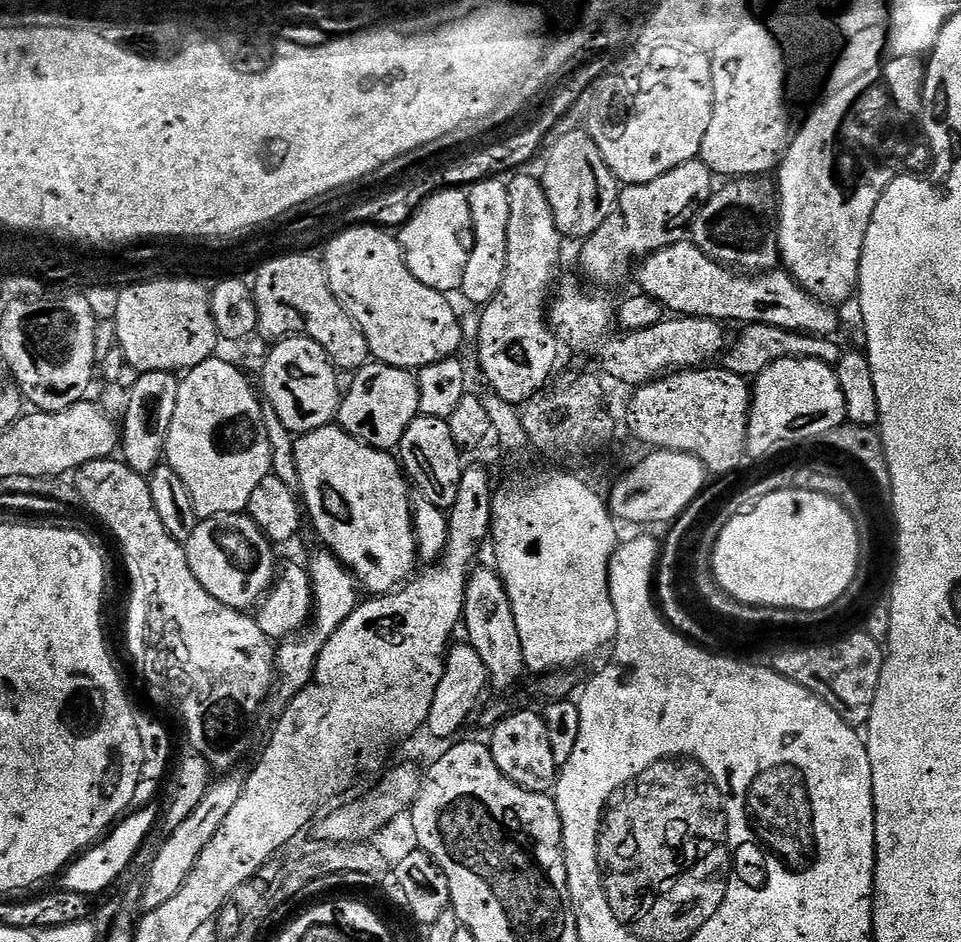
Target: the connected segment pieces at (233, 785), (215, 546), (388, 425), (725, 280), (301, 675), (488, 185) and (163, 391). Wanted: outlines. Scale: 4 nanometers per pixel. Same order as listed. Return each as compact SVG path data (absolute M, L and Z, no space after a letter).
M230 774L221 777L220 781L217 779L191 816L186 818L172 835L165 837L165 840L159 845L156 855L149 863L150 870L146 882L144 881L142 904L147 911L152 911L158 906L162 906L163 902L170 901L182 888L182 883L189 877L190 871L201 857L202 850L209 845L210 839L214 838L214 834L221 828L222 822L226 820L227 814L230 814L231 807L241 797L243 779L235 776Z
M235 512L200 520L194 534L190 534L186 541L186 547L194 578L198 578L205 590L218 598L218 602L231 608L255 609L278 575L277 549L246 514Z
M369 362L356 373L354 387L351 388L350 394L342 397L340 410L338 413L339 427L345 432L350 433L354 438L358 438L363 444L369 444L375 448L385 450L399 449L402 442L402 434L414 422L414 418L421 415L420 411L420 391L416 381L417 373L407 368L395 368L389 364L379 362Z
M687 239L645 256L635 269L634 280L640 283L639 291L643 295L649 300L656 300L677 317L701 316L721 322L733 320L739 326L765 324L825 338L835 337L835 332L840 328L840 316L836 313L839 311L833 305L823 304L811 296L787 271L741 274L707 256L697 244Z
M321 553L316 555L308 564L313 592L313 626L315 625L310 639L306 642L285 641L279 645L274 656L274 668L277 676L274 684L274 696L277 696L282 704L288 703L309 684L315 672L317 658L324 648L324 643L337 632L338 626L353 613L360 602L360 597L358 597L360 590L352 573L332 553Z
M500 178L480 180L467 189L470 210L472 211L472 229L474 246L470 262L466 262L466 274L462 276L459 291L472 304L487 306L498 294L502 278L506 278L506 234L510 226L510 194L507 183Z
M141 372L138 382L134 382L131 392L127 393L128 409L124 412L124 424L122 420L122 459L130 466L130 470L151 477L154 469L164 460L164 447L170 434L170 422L178 406L180 382L181 377L175 372Z

